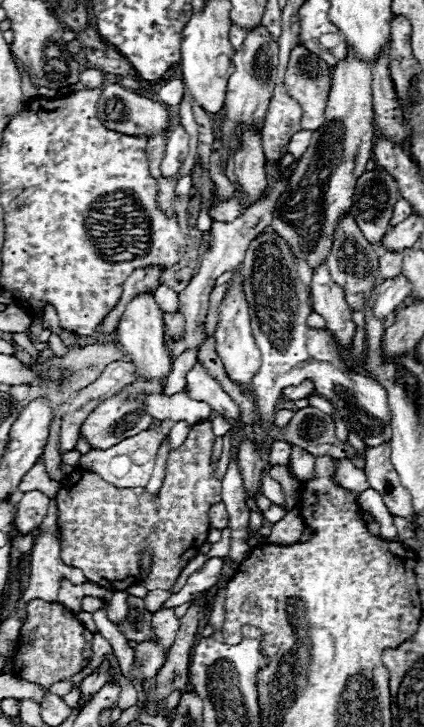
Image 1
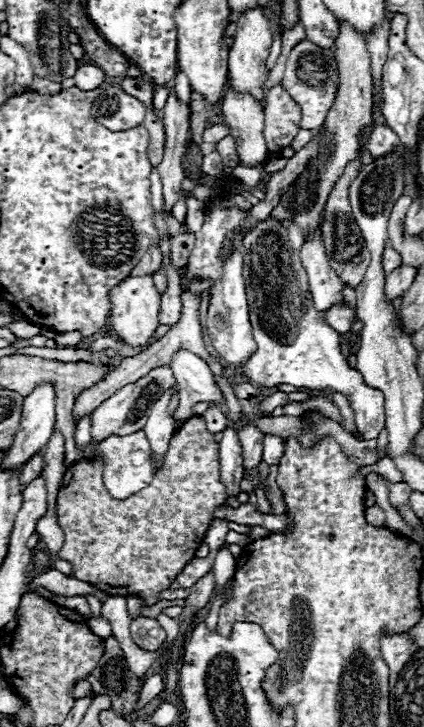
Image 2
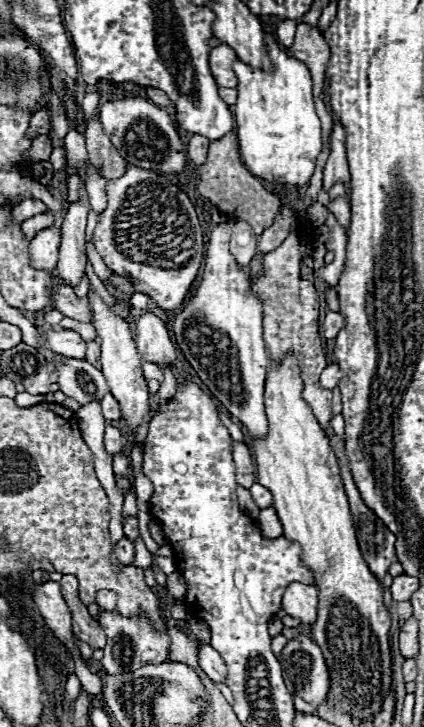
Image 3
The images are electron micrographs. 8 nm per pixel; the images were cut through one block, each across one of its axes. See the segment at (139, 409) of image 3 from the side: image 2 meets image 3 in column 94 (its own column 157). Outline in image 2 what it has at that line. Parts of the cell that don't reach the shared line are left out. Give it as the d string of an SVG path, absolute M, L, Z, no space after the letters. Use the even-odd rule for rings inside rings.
M130 276L124 282L120 282L112 292L110 292L110 324L114 332L118 334L120 340L124 340L128 346L146 346L150 338L156 334L156 328L160 326L158 314L160 314L160 296L156 292L156 286L150 276Z

